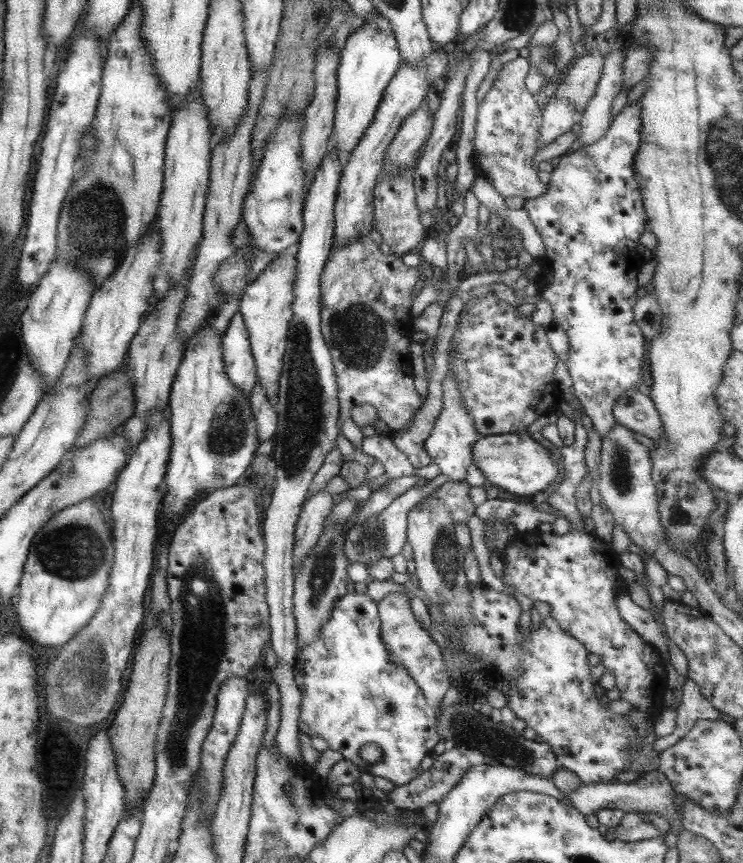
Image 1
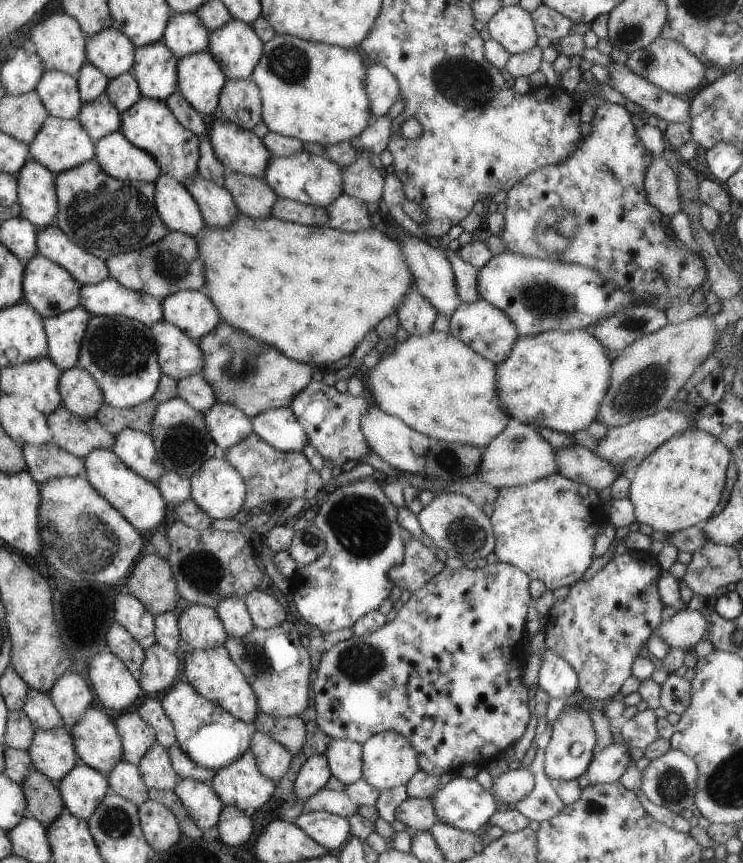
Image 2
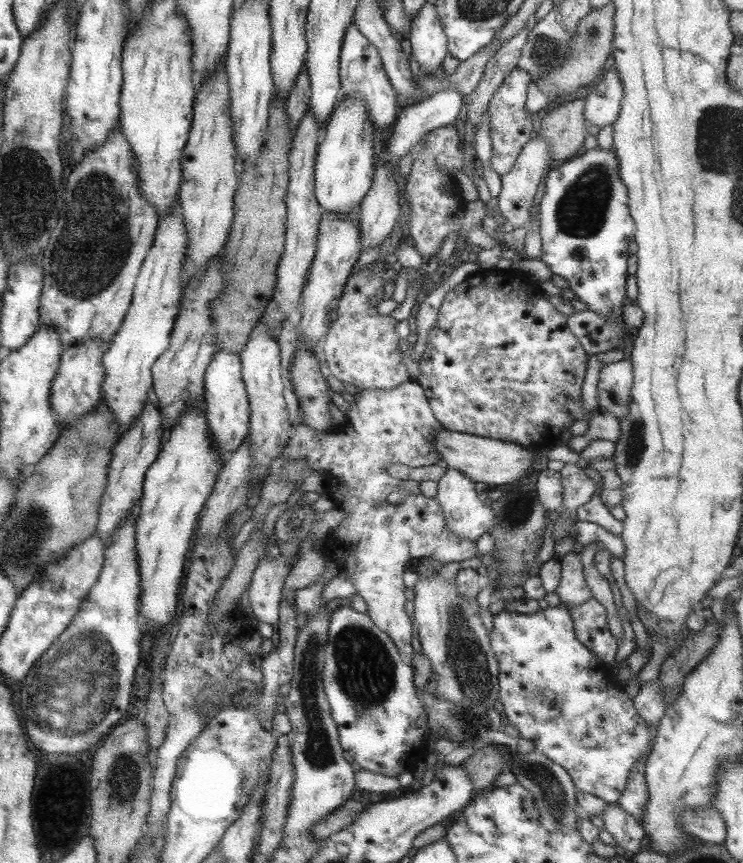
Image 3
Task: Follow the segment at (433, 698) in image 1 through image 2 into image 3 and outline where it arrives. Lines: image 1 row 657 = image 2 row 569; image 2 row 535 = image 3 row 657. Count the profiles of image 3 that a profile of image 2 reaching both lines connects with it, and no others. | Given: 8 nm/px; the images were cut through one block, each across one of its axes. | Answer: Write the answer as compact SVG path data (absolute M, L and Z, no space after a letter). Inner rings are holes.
M412 380L405 381L391 390L361 390L357 391L353 404L348 404L347 418L343 423L345 430L337 432L333 436L314 436L311 431L303 428L303 424L291 426L287 433L289 438L285 442L279 454L279 458L271 460L267 475L283 476L283 467L289 459L305 459L305 465L311 469L321 469L327 472L328 480L335 481L338 486L338 495L332 497L334 508L345 512L345 519L329 533L333 538L333 546L329 546L329 557L333 563L339 563L338 572L344 573L348 580L353 584L355 593L363 599L367 606L366 616L369 621L381 630L393 644L397 647L399 656L405 664L413 661L413 652L416 650L414 626L410 622L403 610L406 602L403 591L405 586L402 584L402 575L410 572L409 560L420 558L431 558L439 565L446 565L449 562L460 562L480 557L475 549L475 542L457 538L453 536L447 526L445 518L438 506L435 498L427 498L420 494L409 494L403 497L403 502L396 505L387 503L385 496L395 490L399 490L401 479L396 479L385 472L385 465L389 463L399 463L409 468L419 468L419 466L431 466L431 464L441 464L437 452L433 450L433 433L443 429L443 426L433 416L429 402L425 398L423 388Z

